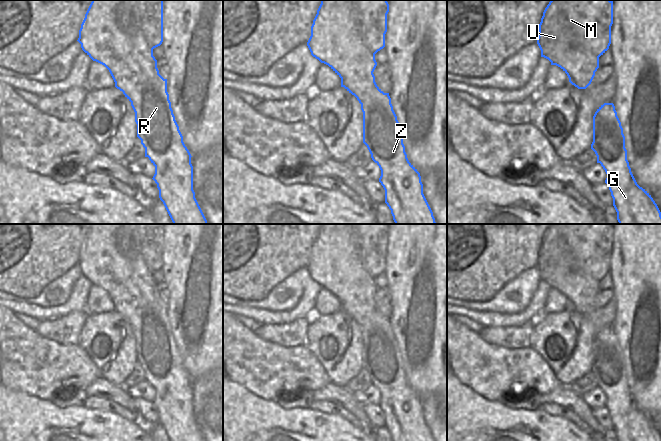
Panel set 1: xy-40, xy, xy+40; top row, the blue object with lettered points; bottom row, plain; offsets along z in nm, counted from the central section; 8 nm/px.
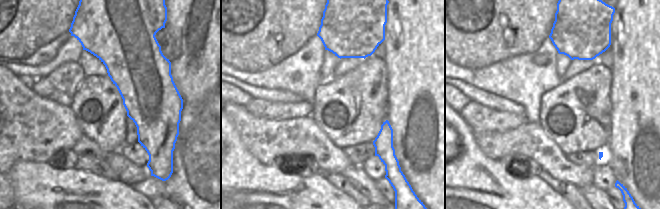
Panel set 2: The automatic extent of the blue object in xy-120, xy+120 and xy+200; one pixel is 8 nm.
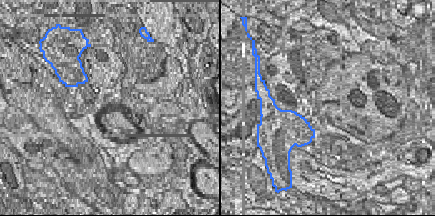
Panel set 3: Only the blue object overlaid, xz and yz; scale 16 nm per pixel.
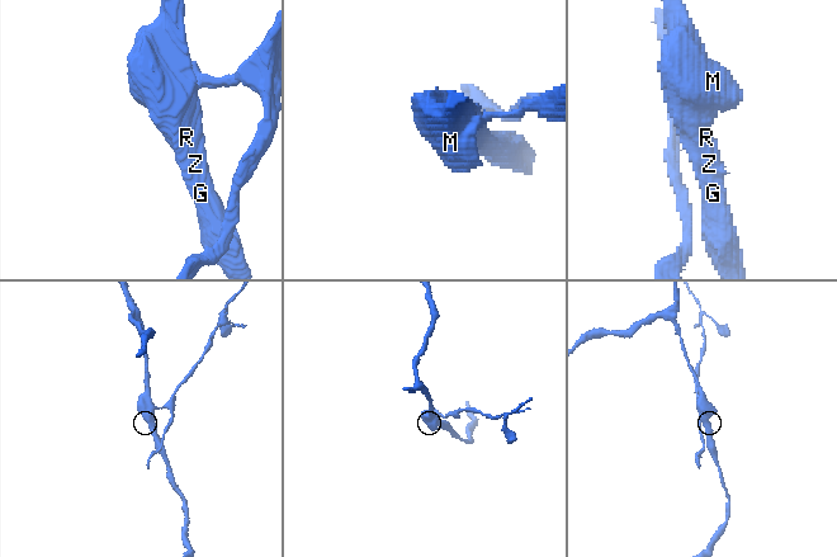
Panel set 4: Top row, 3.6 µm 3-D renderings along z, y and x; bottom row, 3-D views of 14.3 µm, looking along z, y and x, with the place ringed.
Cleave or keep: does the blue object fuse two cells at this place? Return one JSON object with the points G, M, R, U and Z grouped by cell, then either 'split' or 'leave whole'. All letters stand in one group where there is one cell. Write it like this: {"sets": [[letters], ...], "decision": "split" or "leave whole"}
{"sets": [["G", "R", "U", "Z"], ["M"]], "decision": "split"}

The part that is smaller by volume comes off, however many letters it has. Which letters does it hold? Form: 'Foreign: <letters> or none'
Foreign: M.

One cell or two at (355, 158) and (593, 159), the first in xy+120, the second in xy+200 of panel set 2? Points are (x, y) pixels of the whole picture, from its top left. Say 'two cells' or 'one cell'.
one cell

